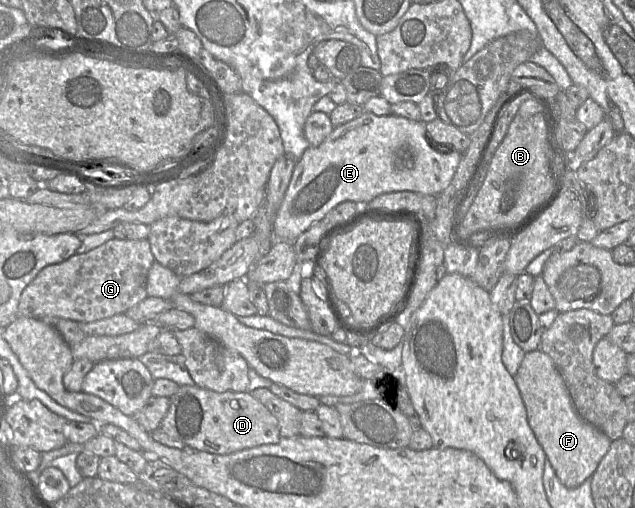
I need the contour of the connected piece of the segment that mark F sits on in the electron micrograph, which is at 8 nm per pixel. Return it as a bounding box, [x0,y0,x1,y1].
[514,349,612,488]

